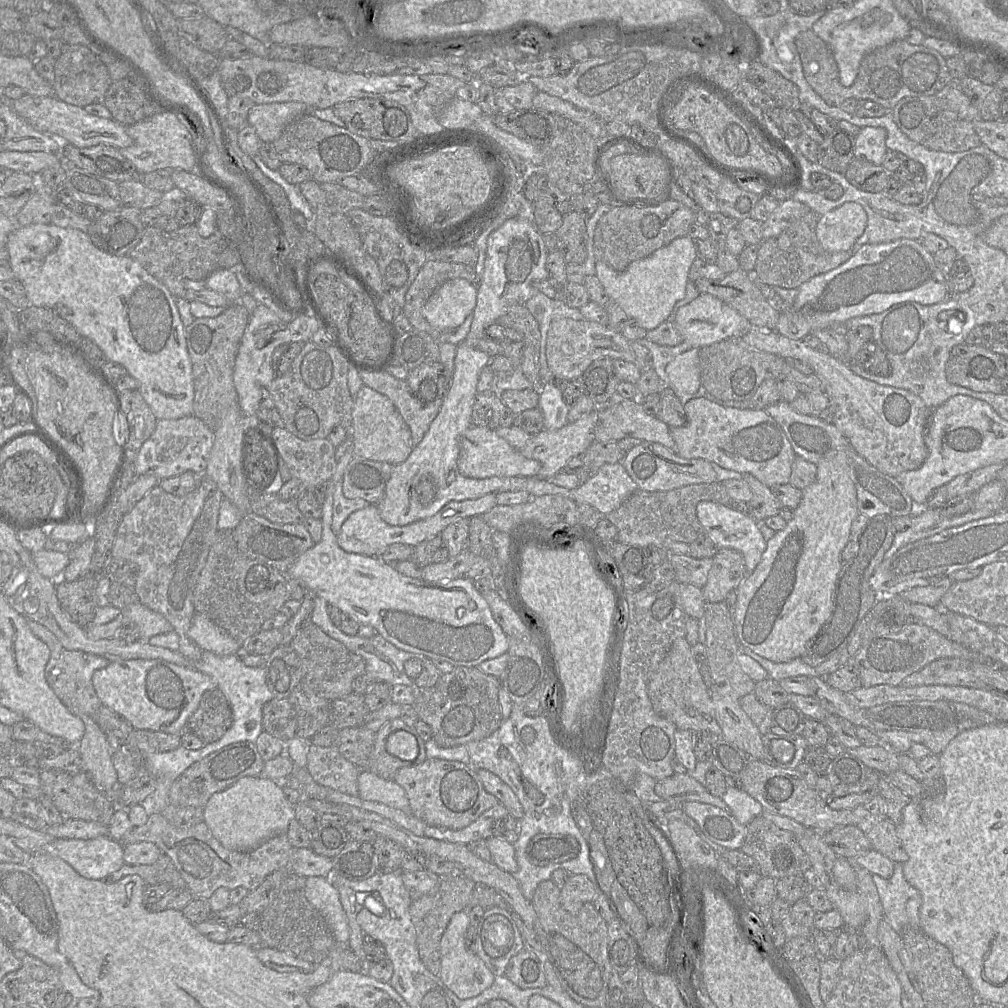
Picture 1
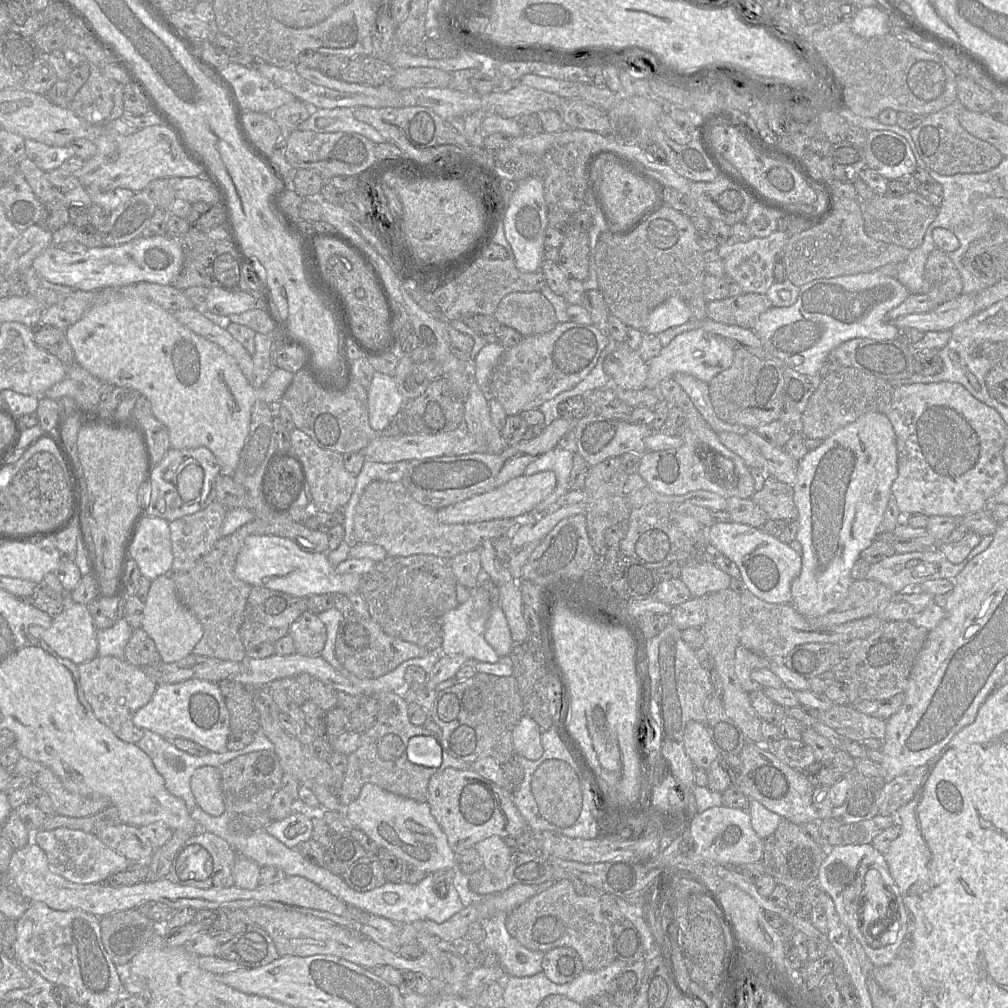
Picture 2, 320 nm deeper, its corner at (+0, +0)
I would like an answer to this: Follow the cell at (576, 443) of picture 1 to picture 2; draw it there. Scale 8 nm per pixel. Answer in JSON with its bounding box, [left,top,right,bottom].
[437,471,557,524]

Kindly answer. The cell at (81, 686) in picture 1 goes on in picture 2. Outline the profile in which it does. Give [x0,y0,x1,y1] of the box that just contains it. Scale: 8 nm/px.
[78,656,158,743]

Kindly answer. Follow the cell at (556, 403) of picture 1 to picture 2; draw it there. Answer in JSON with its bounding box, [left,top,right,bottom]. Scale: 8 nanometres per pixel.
[525,446,574,515]

